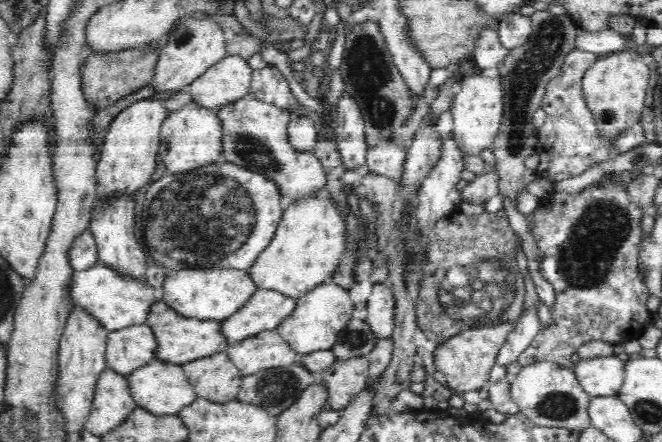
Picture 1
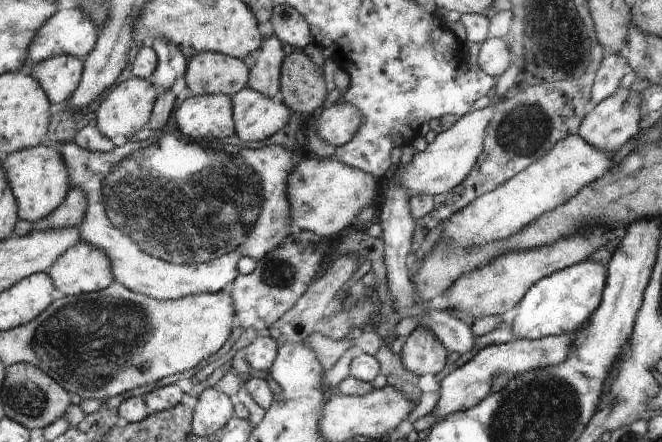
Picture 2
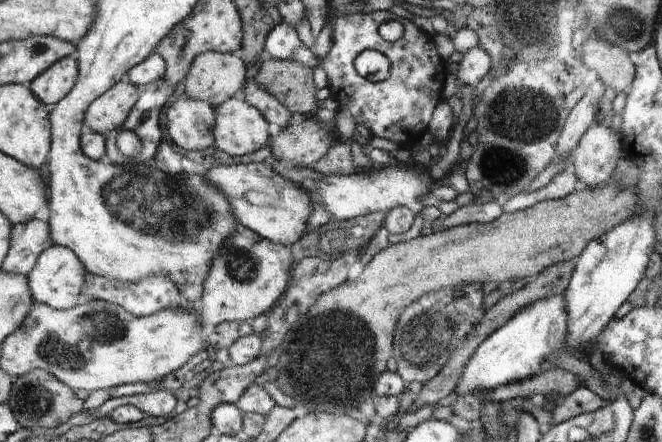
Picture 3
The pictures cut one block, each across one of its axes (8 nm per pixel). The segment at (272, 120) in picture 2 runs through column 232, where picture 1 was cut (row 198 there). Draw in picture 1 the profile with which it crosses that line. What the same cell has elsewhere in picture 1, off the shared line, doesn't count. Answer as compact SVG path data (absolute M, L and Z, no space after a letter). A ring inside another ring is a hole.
M153 97L150 100L140 100L115 116L100 150L96 174L97 200L115 195L118 191L134 194L136 190L140 190L144 184L150 182L150 176L156 170L156 158L161 144L159 134L167 116L166 108L160 104L160 100Z

